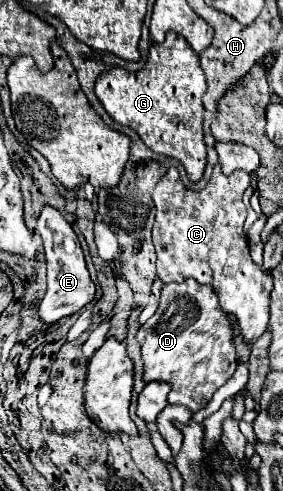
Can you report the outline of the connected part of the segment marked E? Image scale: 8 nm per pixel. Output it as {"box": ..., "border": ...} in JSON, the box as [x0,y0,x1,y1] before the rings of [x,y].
{"box":[37,206,95,324],"border":[[[45,206],[37,218],[37,230],[43,238],[45,258],[47,258],[47,294],[39,304],[39,316],[47,324],[55,324],[57,320],[75,314],[83,306],[87,306],[95,298],[95,284],[85,266],[85,256],[77,234],[65,216],[53,206]]]}

